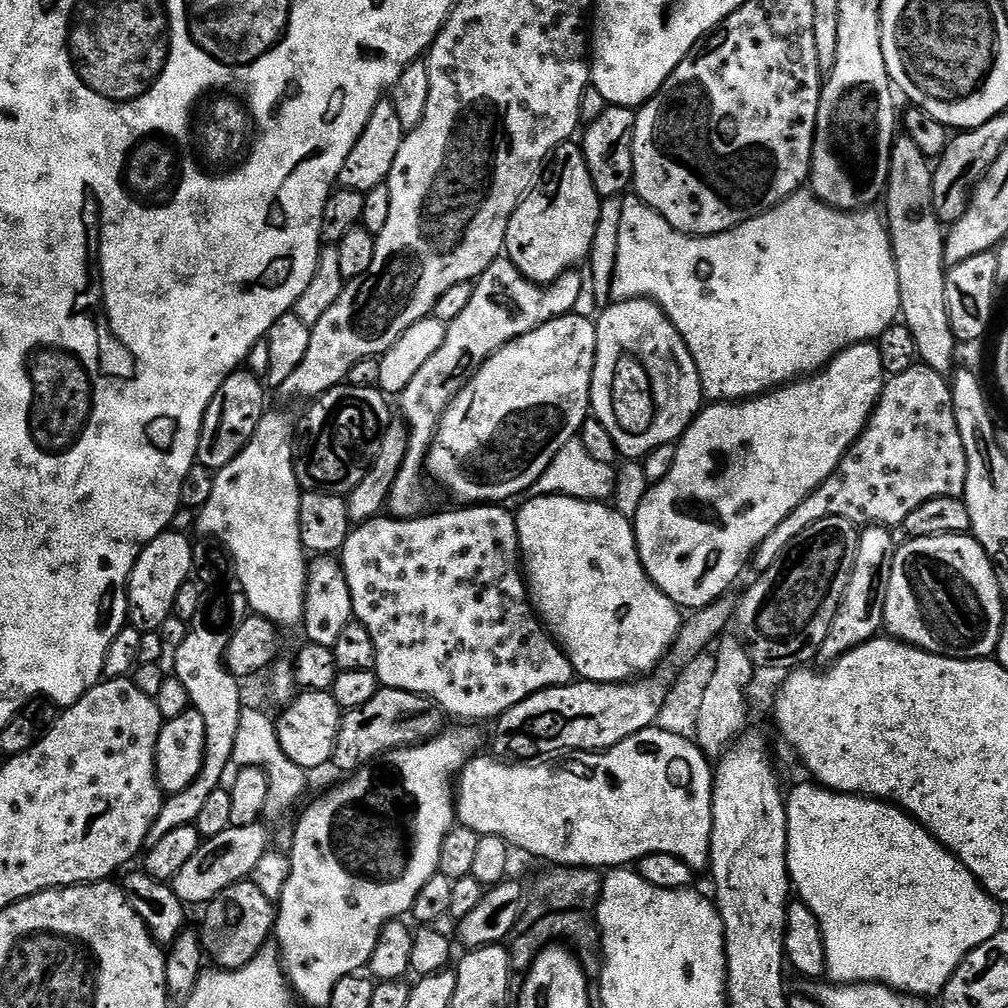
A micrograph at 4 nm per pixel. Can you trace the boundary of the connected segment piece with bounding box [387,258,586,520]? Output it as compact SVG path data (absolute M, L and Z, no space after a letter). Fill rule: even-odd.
M507 258L494 261L481 276L474 281L474 294L470 303L454 322L446 325L446 338L440 349L433 354L414 374L410 386L402 390L398 397L399 415L408 427L408 449L406 462L394 478L394 486L388 495L387 511L398 520L413 520L427 516L433 511L432 503L436 500L437 485L428 474L428 451L436 437L440 419L446 414L450 402L472 379L473 374L484 365L502 346L538 330L554 318L575 313L580 295L585 295L586 280L579 276L579 271L564 272L553 284L535 284L530 282Z

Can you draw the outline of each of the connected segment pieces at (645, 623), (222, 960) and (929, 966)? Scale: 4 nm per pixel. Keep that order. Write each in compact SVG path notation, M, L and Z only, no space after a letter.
M550 495L525 499L520 512L515 513L516 529L520 539L520 554L522 557L522 571L526 577L528 595L537 616L540 617L545 628L552 634L552 639L564 649L565 656L572 662L575 675L581 681L593 684L623 684L637 678L647 677L660 664L663 656L671 653L672 645L676 642L676 635L680 632L682 612L646 574L642 566L642 558L638 554L636 545L636 529L633 521L616 512L616 509L604 502L585 502L570 496Z
M251 879L238 882L218 894L203 909L204 925L199 925L200 942L207 959L217 968L241 968L265 951L264 944L276 926L277 905Z
M807 782L794 787L787 793L787 866L789 881L799 894L801 903L810 906L820 923L823 942L826 944L827 975L833 983L845 984L885 984L910 996L921 998L939 997L946 982L958 970L962 958L970 954L982 942L994 938L994 934L1002 931L1000 924L1001 905L993 900L983 886L966 870L966 866L946 846L942 846L908 813L903 812L891 802L874 800L866 796L848 796L845 792L831 792L815 782Z

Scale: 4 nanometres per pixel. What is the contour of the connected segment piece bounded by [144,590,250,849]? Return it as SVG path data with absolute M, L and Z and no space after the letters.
M220 592L217 596L201 599L200 609L192 619L184 641L176 648L176 668L174 675L186 686L186 694L190 694L192 708L202 714L202 723L206 725L206 750L204 765L196 781L186 790L173 792L165 799L158 818L154 818L154 826L150 826L150 834L146 834L145 849L158 846L158 841L170 830L178 830L178 826L195 824L198 813L204 809L205 803L225 783L229 775L228 768L233 767L234 741L238 734L238 718L242 718L245 701L240 701L240 684L237 677L230 674L224 664L224 655L230 646L233 634L242 626L242 622L250 615L248 600L243 592Z

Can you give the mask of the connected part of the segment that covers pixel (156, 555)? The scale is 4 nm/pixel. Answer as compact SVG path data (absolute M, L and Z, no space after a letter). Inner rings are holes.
M169 530L142 550L128 579L128 624L131 627L140 632L154 632L163 629L163 624L173 619L174 598L178 598L178 590L189 583L191 576L188 575L194 572L193 541L188 538L185 533Z

